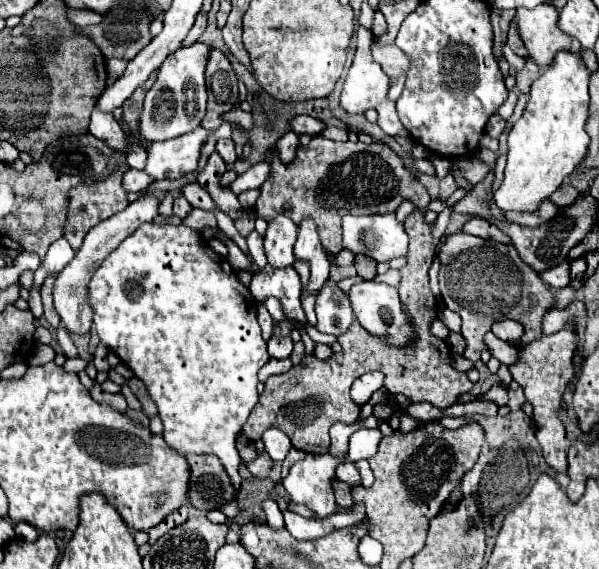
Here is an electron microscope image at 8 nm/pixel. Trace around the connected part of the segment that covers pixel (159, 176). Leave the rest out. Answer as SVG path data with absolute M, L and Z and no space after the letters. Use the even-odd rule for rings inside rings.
M199 126L185 136L151 144L145 172L155 180L173 180L195 172L207 138L209 130Z

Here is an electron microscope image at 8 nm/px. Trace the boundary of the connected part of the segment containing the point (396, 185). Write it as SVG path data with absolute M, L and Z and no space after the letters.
M323 136L311 138L309 146L299 146L297 150L297 160L289 166L281 164L279 160L273 160L273 176L261 186L261 196L253 208L253 214L257 218L263 218L271 222L275 216L285 214L289 216L297 226L305 216L313 218L319 230L321 244L327 252L327 256L333 260L341 250L341 218L345 214L385 214L385 212L395 212L399 204L409 198L415 208L425 210L429 206L429 194L421 186L419 180L411 176L411 172L403 166L403 160L387 146L381 142L373 144L363 144L363 142L333 142Z

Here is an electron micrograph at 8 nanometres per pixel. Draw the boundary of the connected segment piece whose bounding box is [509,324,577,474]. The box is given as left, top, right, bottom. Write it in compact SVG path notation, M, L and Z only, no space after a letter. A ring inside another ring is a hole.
M567 324L563 330L541 336L533 344L527 344L525 348L519 348L519 362L509 366L509 372L513 380L519 382L519 386L525 390L525 398L533 406L535 422L537 422L537 440L543 450L545 462L557 470L567 472L567 450L569 442L565 436L565 428L561 420L557 418L557 412L561 408L561 396L567 390L569 380L573 378L573 354L577 350L577 334L573 330L573 324Z

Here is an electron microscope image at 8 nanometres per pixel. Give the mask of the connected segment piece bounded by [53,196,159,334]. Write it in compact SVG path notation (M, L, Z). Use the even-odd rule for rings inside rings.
M145 196L145 198L139 198L137 202L131 202L123 212L99 222L95 228L89 230L75 258L59 272L53 286L53 300L55 300L55 310L59 312L61 322L67 326L69 332L75 332L75 334L89 332L93 324L93 308L89 308L89 280L93 272L103 264L105 256L109 256L109 252L113 252L113 248L121 244L121 240L133 234L141 224L151 222L157 216L157 208L159 208L159 200L155 200L153 196Z

